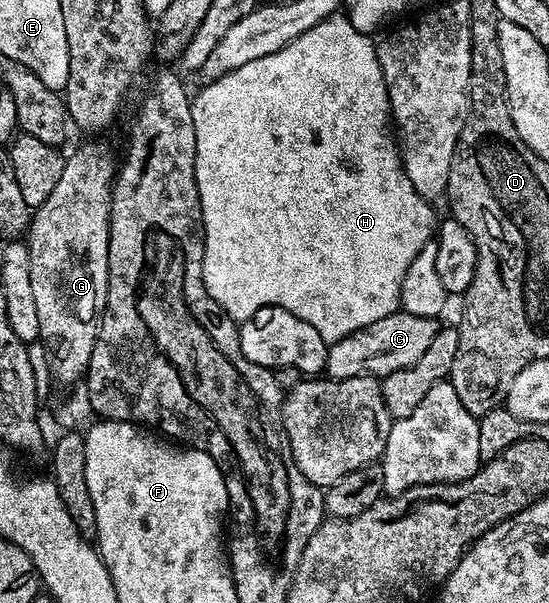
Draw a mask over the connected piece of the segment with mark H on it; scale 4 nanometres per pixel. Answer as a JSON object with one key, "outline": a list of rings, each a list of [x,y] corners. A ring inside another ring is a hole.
{"outline":[[[332,16],[321,20],[321,24],[309,28],[309,32],[297,36],[297,40],[285,44],[285,48],[281,48],[269,56],[261,56],[261,60],[253,60],[250,64],[241,64],[241,68],[237,68],[225,76],[210,79],[206,83],[207,87],[196,98],[190,99],[191,111],[193,112],[193,132],[195,133],[195,179],[199,193],[199,207],[203,217],[203,279],[211,299],[223,309],[228,318],[236,323],[246,322],[248,318],[252,318],[258,310],[266,306],[280,306],[293,312],[293,316],[305,320],[305,324],[313,324],[313,328],[317,328],[317,332],[321,332],[321,340],[330,344],[365,328],[369,324],[377,324],[377,320],[385,320],[385,316],[396,313],[400,309],[399,297],[401,296],[401,284],[405,280],[405,272],[409,272],[409,264],[413,264],[417,252],[421,252],[421,248],[425,248],[425,244],[432,241],[437,219],[435,220],[435,214],[431,211],[432,203],[416,192],[413,184],[403,172],[399,147],[393,137],[391,105],[385,88],[385,76],[381,72],[381,64],[375,47],[376,43],[373,41],[372,35],[357,32],[357,28],[353,28],[353,24],[345,16]]]}

